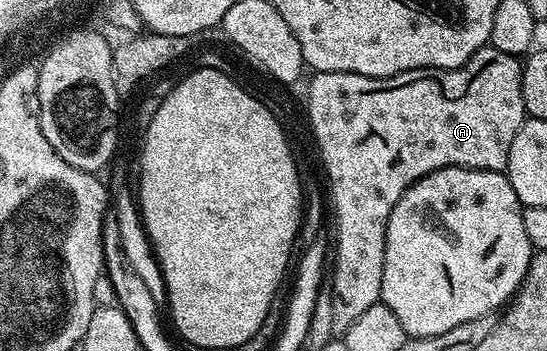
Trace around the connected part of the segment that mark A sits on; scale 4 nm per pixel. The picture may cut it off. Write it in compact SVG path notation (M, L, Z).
M486 46L477 51L466 64L460 64L457 68L416 68L410 72L400 72L394 76L364 76L363 74L355 74L354 72L313 72L309 80L309 101L306 102L305 108L309 111L309 124L313 127L313 136L317 139L317 148L321 151L321 160L325 163L325 172L329 175L329 194L327 190L327 200L331 205L333 203L333 224L337 227L337 245L335 243L331 248L331 268L333 264L333 281L328 281L327 287L331 290L331 322L333 323L333 331L337 334L344 334L351 326L351 322L355 322L355 318L359 318L364 311L369 310L371 306L375 306L381 299L381 291L383 290L383 262L385 261L385 235L387 234L387 222L391 218L391 210L399 202L399 198L405 193L416 180L422 180L427 174L431 174L440 168L478 168L479 170L487 170L488 172L505 172L509 166L509 155L511 154L511 142L515 142L515 134L519 134L521 127L525 125L527 119L525 115L525 107L523 106L523 90L521 89L521 66L522 61L511 54L503 54L503 50L495 50L491 46Z

